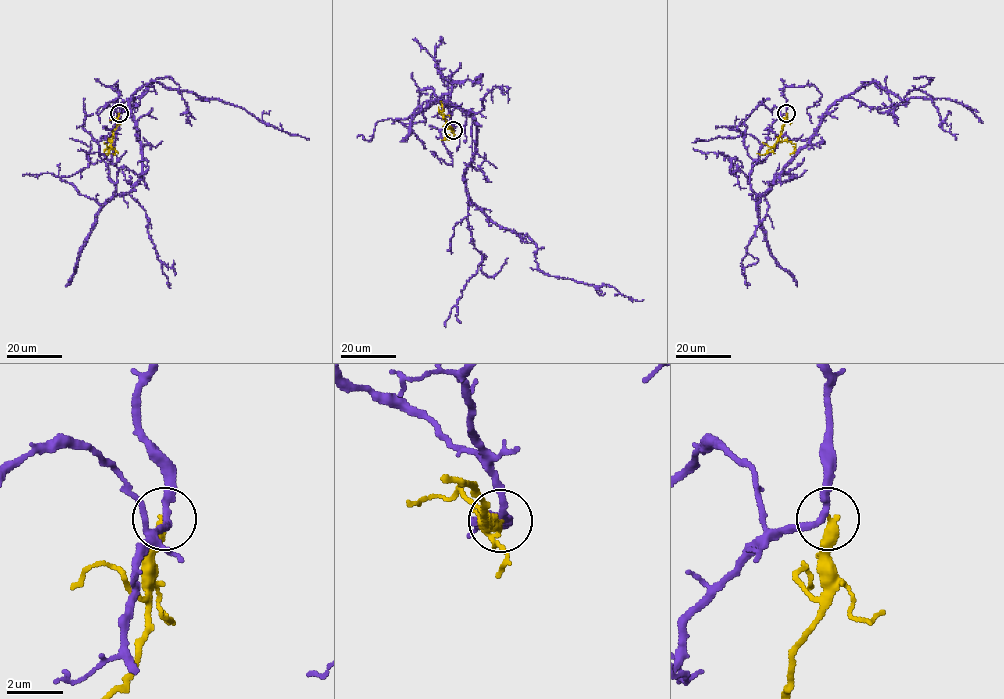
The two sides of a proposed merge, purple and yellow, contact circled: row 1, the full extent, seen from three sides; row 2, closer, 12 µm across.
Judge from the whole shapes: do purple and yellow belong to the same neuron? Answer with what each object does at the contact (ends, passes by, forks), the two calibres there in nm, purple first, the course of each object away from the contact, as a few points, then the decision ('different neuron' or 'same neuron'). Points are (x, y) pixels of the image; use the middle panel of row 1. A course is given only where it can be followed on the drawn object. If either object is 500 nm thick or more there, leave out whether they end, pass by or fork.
purple passes by; yellow ends there; 240 nm thick on the purple side, 360 nm on the other; purple runs (453, 131), (444, 95), (475, 125), (470, 199), (525, 234), (545, 273), (643, 299); yellow runs (453, 131), (447, 123), (445, 140), (450, 139), (447, 134); different neuron

